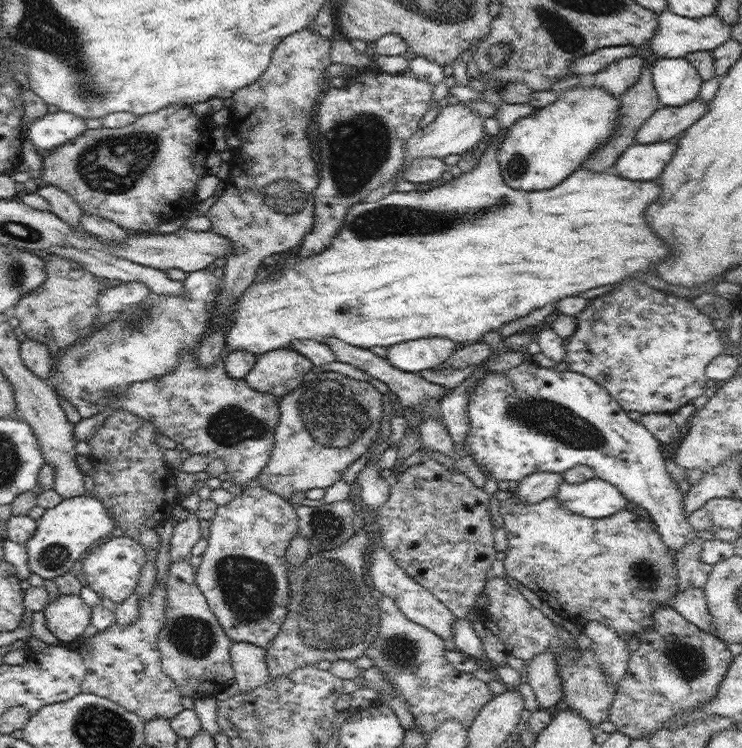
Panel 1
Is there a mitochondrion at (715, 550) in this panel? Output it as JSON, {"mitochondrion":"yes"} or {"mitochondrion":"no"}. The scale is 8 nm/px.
{"mitochondrion":"no"}

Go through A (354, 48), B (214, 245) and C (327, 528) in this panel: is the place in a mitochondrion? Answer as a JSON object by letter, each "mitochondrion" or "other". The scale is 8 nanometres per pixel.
{"A":"other","B":"other","C":"mitochondrion"}

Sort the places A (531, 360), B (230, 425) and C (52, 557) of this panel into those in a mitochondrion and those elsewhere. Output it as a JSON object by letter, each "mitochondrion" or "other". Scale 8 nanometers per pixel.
{"A":"other","B":"mitochondrion","C":"mitochondrion"}

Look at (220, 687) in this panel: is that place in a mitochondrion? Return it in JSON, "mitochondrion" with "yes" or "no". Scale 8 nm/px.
{"mitochondrion":"no"}

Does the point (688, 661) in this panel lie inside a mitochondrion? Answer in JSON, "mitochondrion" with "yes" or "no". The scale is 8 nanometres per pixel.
{"mitochondrion":"yes"}

